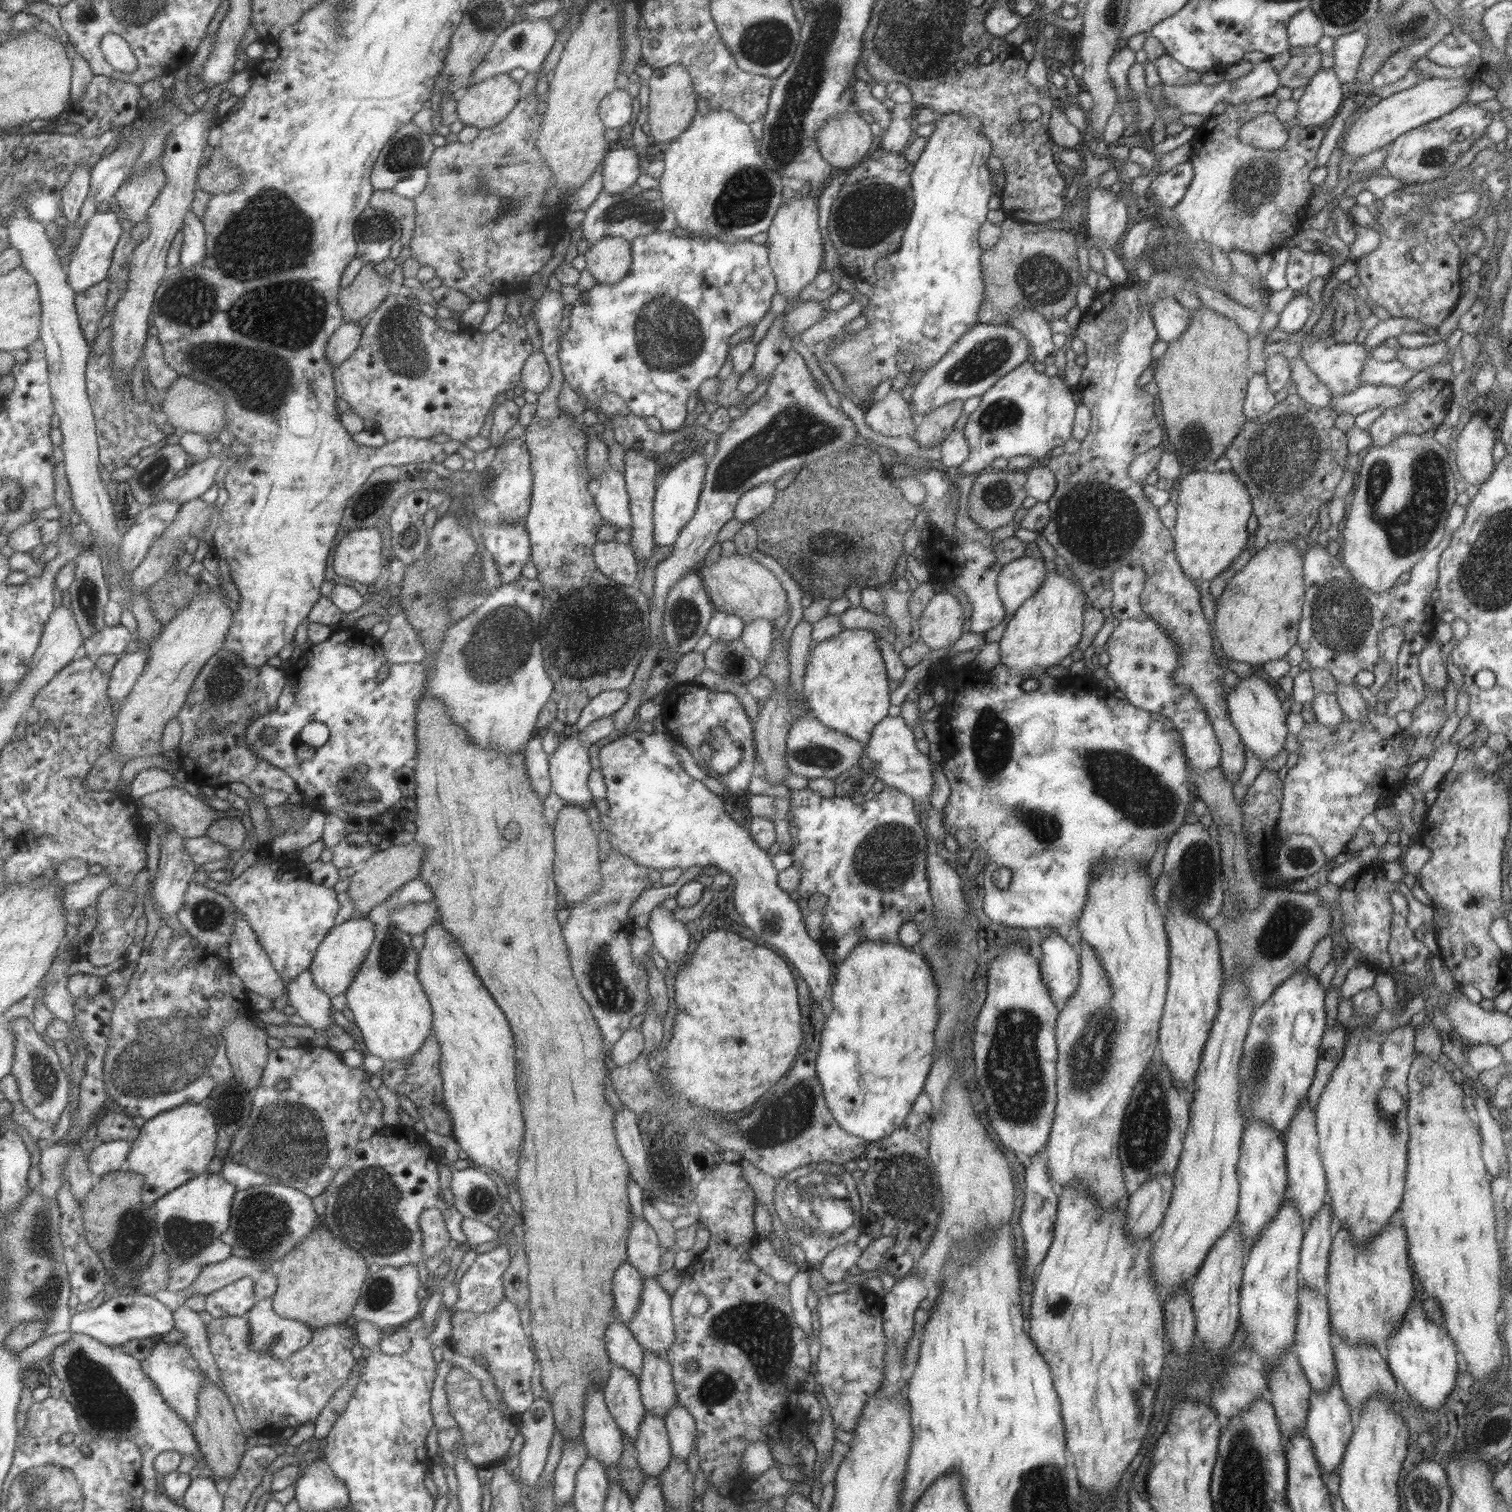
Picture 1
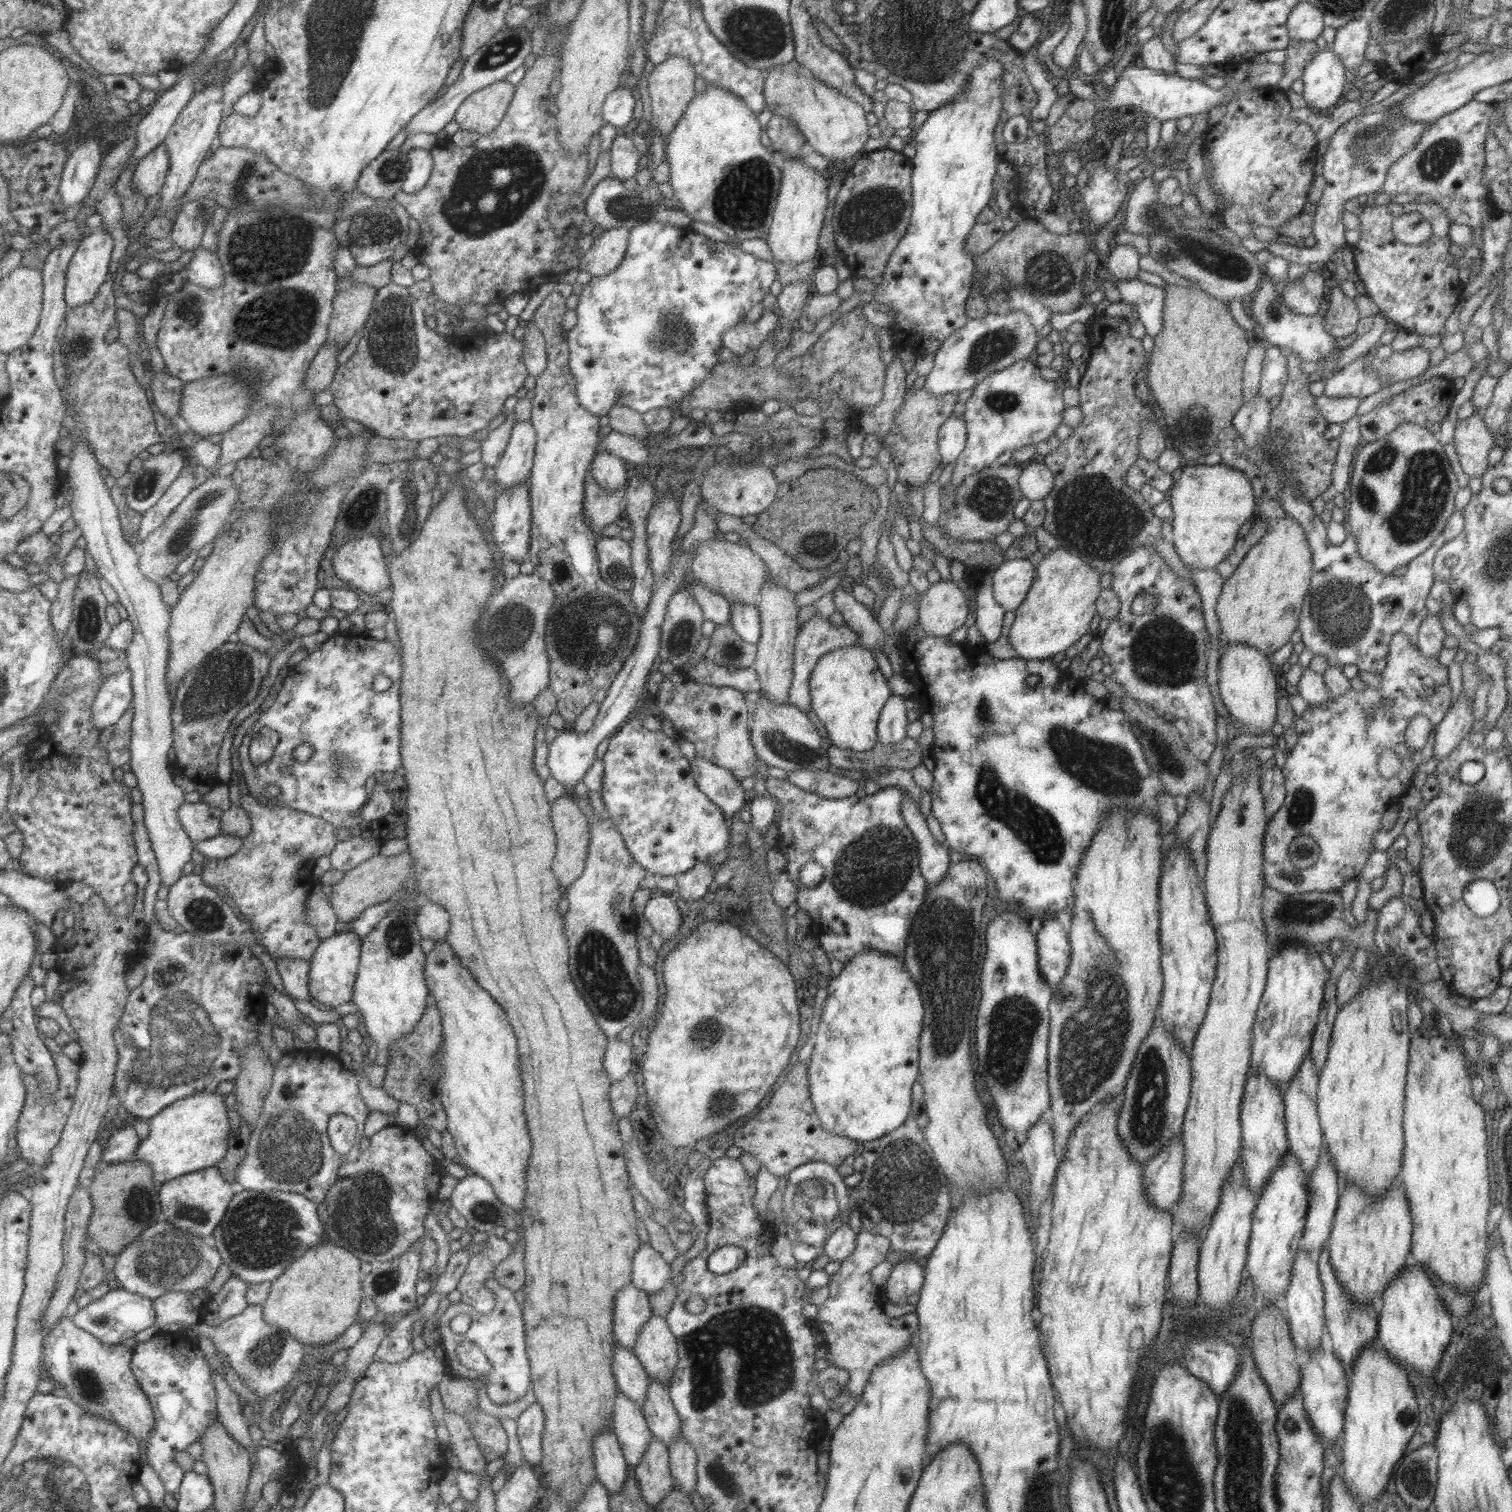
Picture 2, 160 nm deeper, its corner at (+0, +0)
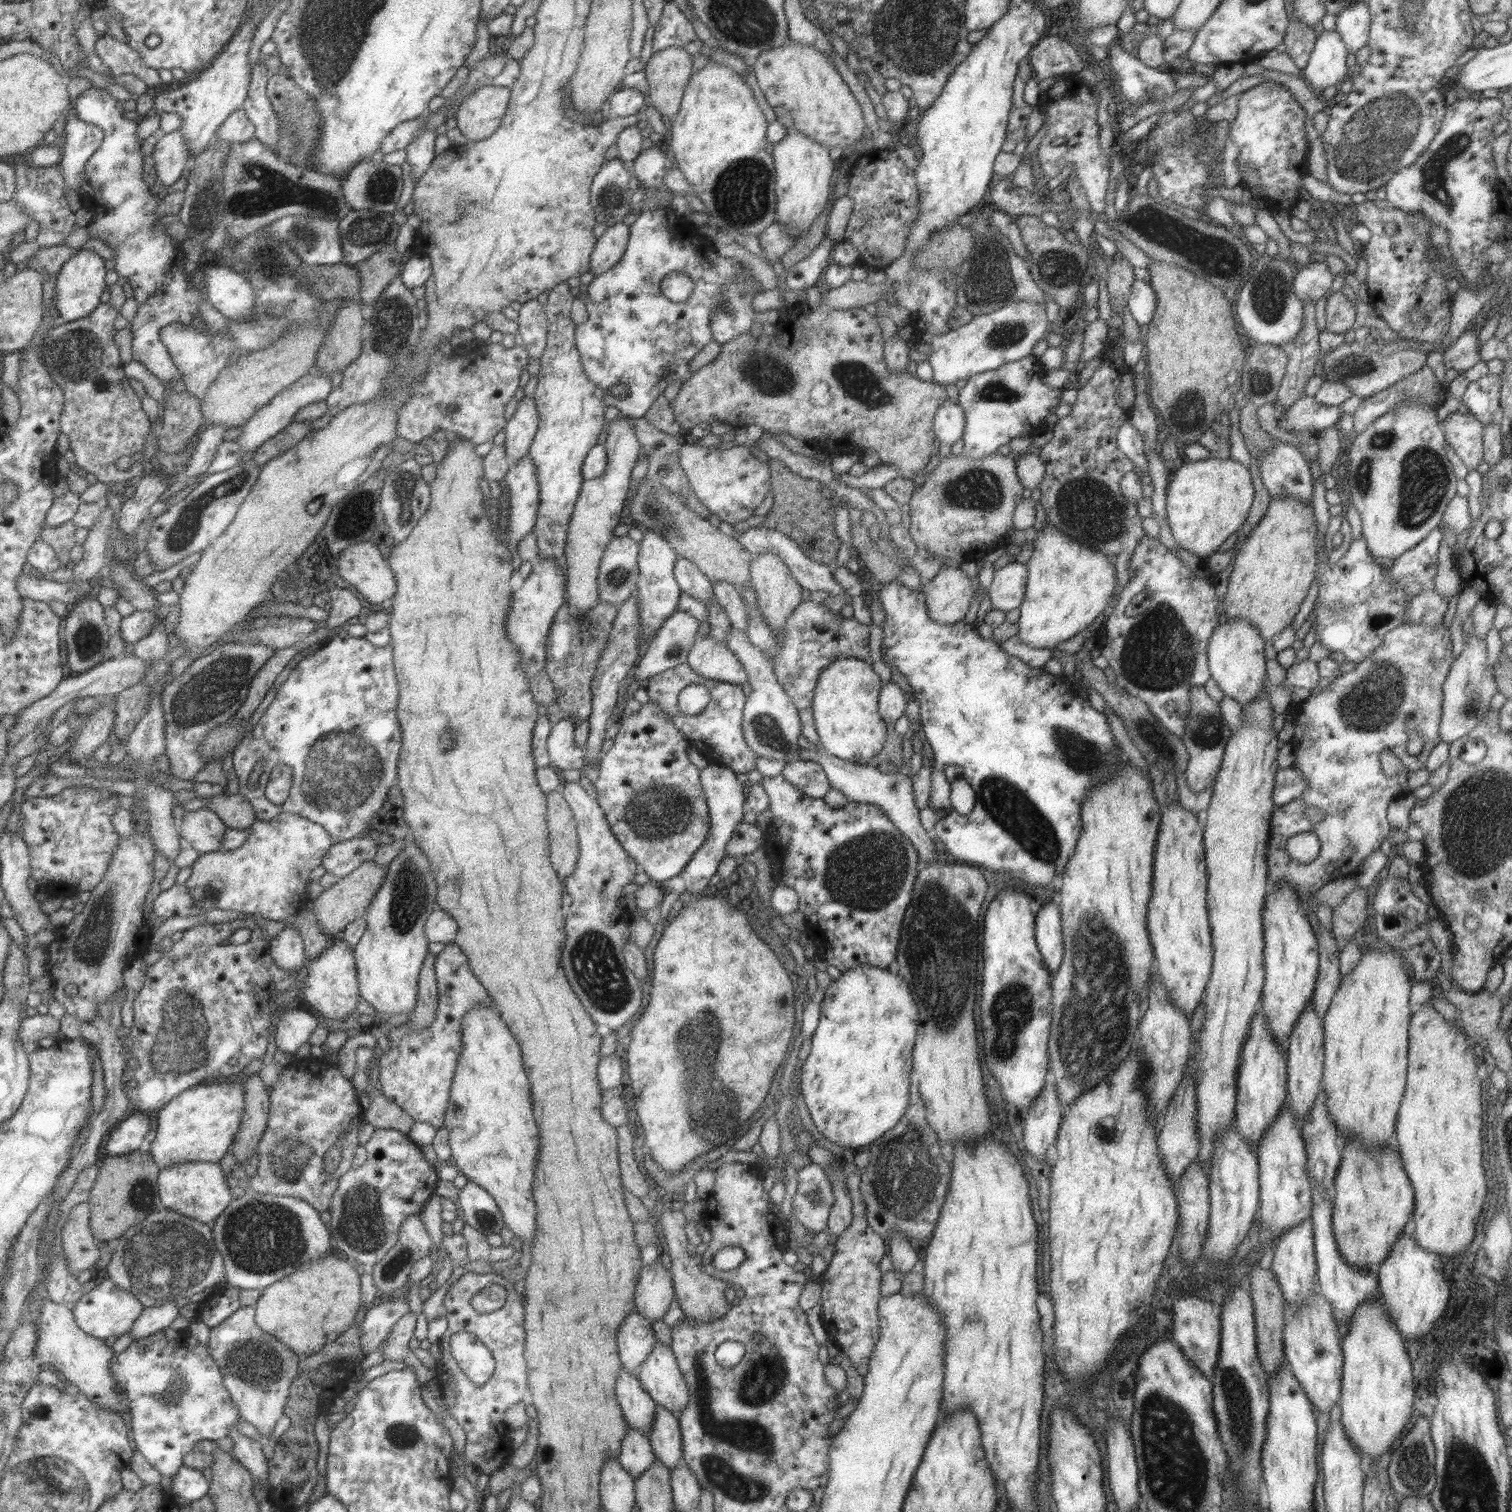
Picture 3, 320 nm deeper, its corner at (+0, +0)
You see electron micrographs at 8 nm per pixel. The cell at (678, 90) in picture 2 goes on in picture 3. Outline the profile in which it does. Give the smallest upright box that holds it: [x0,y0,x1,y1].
[642,45,691,119]

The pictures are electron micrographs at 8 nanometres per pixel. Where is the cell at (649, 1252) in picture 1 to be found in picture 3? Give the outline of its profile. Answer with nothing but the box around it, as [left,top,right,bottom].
[634,1258,674,1321]

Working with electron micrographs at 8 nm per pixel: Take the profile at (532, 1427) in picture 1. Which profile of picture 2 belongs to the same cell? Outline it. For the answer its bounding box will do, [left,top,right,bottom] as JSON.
[516,1403,544,1465]

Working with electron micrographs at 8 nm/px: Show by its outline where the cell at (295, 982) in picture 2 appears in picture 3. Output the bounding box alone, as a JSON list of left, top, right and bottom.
[272,926,307,971]

